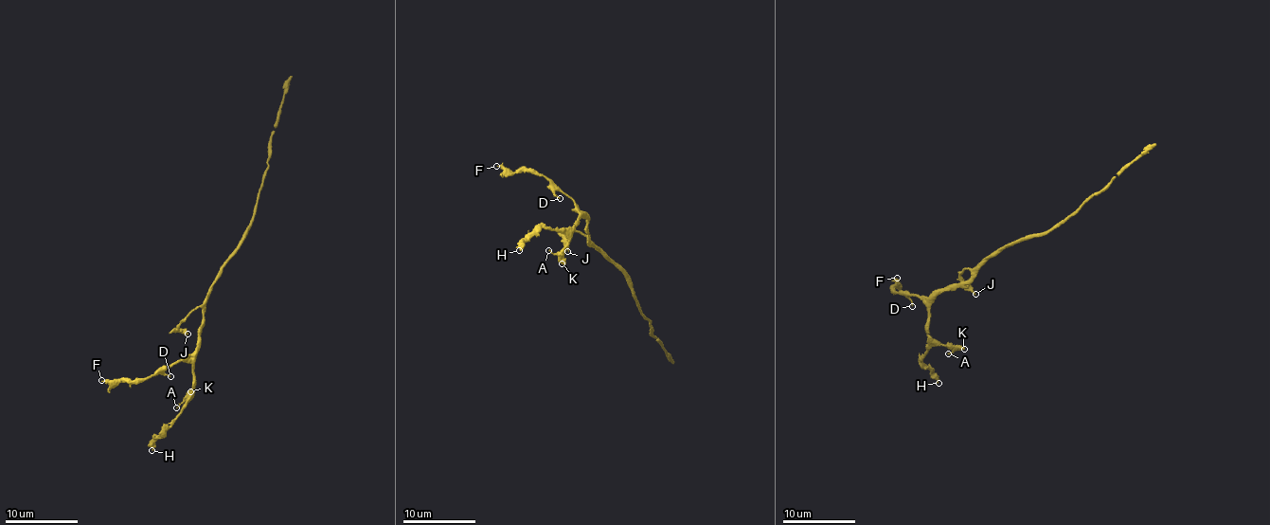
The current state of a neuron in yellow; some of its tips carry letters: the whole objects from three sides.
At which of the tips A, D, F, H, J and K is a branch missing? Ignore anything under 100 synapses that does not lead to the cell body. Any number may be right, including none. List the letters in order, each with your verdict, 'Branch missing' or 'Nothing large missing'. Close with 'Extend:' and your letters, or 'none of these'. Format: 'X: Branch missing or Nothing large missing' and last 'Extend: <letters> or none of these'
A: Nothing large missing
D: Nothing large missing
F: Nothing large missing
H: Nothing large missing
J: Nothing large missing
K: Nothing large missing
Extend: none of these

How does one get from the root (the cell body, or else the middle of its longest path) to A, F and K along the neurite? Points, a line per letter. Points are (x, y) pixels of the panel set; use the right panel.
A: (998, 251), (965, 280), (946, 286), (930, 306), (928, 334), (932, 338), (952, 349), (948, 353)
F: (998, 251), (965, 280), (946, 286), (928, 298), (902, 291), (895, 294), (900, 282), (897, 278)
K: (998, 251), (965, 280), (946, 286), (930, 306), (930, 336), (941, 344), (964, 349)

